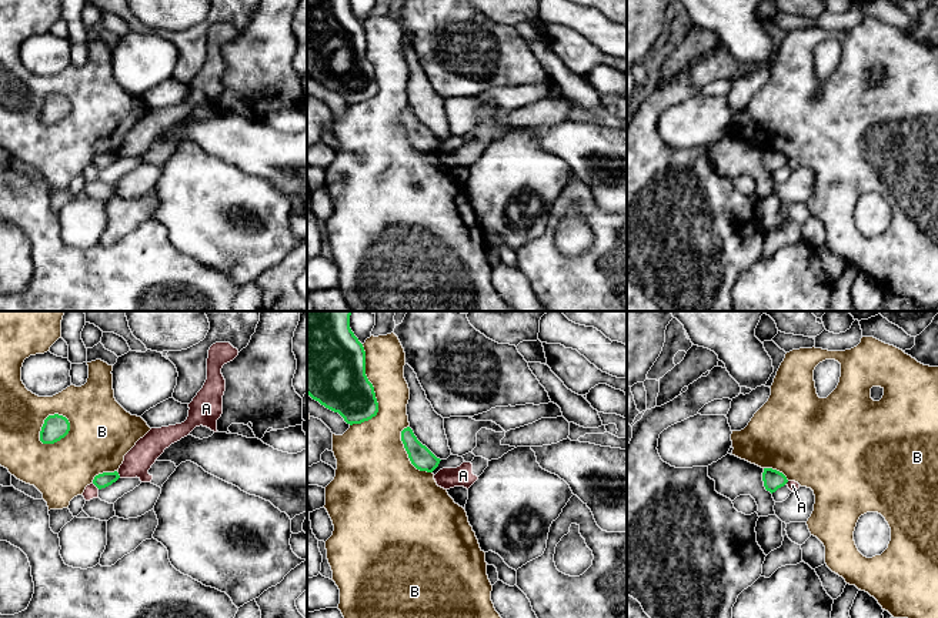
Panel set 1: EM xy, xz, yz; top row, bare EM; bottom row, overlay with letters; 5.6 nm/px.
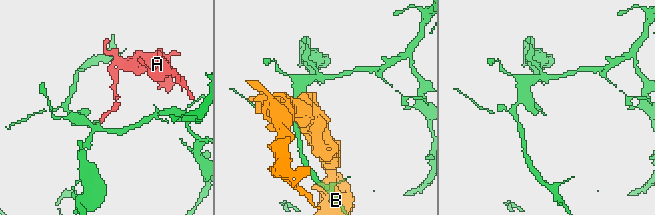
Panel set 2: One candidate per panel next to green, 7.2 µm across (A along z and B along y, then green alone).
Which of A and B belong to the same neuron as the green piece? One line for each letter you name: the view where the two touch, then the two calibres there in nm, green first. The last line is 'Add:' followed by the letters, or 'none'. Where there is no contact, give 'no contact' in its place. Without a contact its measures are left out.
Add: none

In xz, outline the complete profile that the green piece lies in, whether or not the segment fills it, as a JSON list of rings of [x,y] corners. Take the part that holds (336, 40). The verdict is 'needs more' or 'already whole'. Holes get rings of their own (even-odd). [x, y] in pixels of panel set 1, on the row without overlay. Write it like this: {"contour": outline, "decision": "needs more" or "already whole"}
{"contour": [[[307,0],[307,74],[338,93],[350,106],[371,100],[378,93],[374,67],[365,56],[365,31],[350,9],[350,0]]], "decision": "already whole"}

